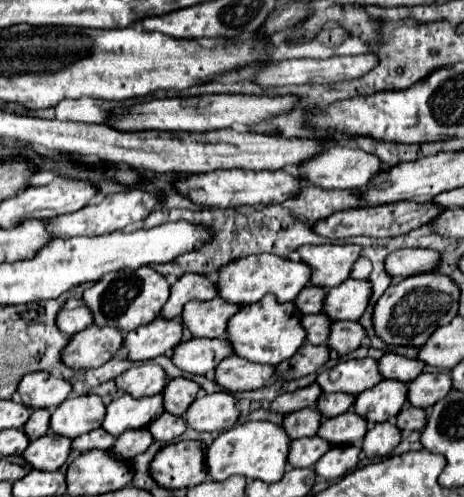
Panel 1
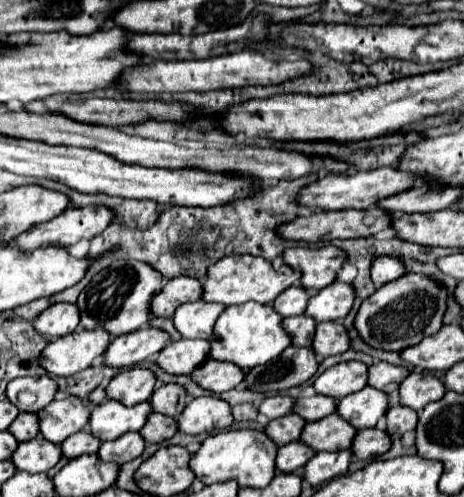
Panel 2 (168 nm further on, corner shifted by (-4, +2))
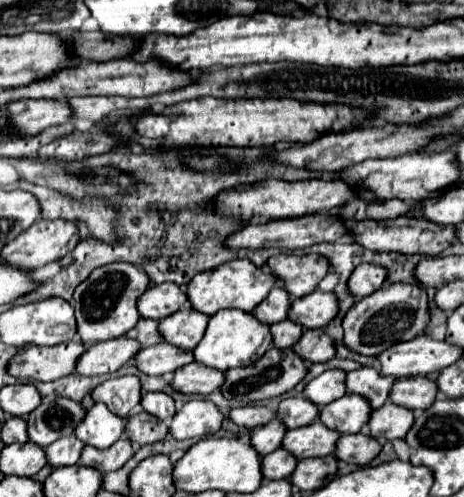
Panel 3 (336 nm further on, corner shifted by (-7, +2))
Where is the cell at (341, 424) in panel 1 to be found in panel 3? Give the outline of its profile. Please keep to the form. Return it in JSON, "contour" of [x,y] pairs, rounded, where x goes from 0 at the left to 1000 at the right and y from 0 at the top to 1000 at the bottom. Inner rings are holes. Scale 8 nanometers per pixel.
{"contour":[[[679,847],[670,855],[619,867],[610,883],[610,899],[644,924],[700,920],[700,915],[722,911],[731,879],[735,879],[731,867],[700,859],[692,847]]]}

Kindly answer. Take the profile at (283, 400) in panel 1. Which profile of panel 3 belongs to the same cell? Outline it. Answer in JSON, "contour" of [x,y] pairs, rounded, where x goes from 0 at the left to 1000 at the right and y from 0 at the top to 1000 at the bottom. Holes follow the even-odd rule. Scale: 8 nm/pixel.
{"contour":[[[524,815],[524,819],[506,819],[494,827],[494,839],[511,851],[511,855],[528,855],[528,859],[554,859],[567,851],[580,851],[593,839],[588,823],[575,823],[571,815]]]}

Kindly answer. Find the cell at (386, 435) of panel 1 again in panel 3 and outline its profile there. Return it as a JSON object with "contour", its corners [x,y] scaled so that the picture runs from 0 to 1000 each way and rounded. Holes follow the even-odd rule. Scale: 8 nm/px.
{"contour":[[[765,871],[765,875],[739,875],[731,883],[722,915],[744,932],[765,936],[791,936],[821,911],[821,891],[808,887],[800,875]]]}

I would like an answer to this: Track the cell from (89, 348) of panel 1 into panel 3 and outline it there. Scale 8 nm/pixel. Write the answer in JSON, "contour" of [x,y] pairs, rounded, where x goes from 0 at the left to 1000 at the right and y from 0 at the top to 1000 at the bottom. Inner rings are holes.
{"contour":[[[144,686],[114,698],[54,698],[19,730],[19,751],[54,767],[119,767],[162,751],[162,726],[188,698],[175,686]]]}

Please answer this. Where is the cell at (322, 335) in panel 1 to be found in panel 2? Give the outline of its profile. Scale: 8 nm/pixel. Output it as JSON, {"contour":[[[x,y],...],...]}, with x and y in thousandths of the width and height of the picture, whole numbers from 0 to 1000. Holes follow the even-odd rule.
{"contour":[[[655,634],[616,638],[616,642],[608,642],[608,658],[629,678],[634,698],[668,698],[672,694],[672,670],[677,670],[681,650],[668,638],[655,638]]]}

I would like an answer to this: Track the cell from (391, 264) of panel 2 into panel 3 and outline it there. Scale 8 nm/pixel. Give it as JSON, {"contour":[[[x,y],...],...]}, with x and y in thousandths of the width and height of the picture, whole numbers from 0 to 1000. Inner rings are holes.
{"contour":[[[778,529],[752,561],[752,586],[769,602],[778,602],[808,590],[830,569],[830,561],[834,561],[834,541],[825,541],[821,533]]]}

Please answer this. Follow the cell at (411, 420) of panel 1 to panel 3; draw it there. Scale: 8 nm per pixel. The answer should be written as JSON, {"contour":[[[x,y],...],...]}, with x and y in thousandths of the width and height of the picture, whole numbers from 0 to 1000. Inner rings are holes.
{"contour":[[[834,807],[825,819],[800,831],[800,843],[791,855],[795,855],[800,875],[825,891],[825,887],[847,887],[847,883],[869,883],[881,871],[890,847],[894,847],[890,827]]]}

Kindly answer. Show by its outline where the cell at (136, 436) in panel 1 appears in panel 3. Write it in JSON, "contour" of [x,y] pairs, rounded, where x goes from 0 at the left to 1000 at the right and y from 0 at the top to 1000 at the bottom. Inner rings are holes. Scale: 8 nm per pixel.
{"contour":[[[261,879],[248,895],[239,895],[239,903],[196,903],[188,895],[175,911],[170,936],[205,940],[218,952],[231,952],[231,948],[261,944],[287,915],[291,915],[287,891],[274,887],[274,879]]]}

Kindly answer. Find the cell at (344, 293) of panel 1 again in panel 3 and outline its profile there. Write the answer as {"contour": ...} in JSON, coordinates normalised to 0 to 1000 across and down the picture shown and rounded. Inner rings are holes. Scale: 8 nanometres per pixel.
{"contour":[[[675,586],[649,602],[636,602],[623,622],[623,642],[653,654],[657,662],[705,658],[731,630],[722,590]]]}

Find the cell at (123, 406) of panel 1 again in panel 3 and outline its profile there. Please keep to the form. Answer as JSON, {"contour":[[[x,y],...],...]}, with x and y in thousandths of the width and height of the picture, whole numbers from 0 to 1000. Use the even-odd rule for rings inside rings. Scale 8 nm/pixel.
{"contour":[[[205,811],[188,827],[183,847],[162,863],[162,875],[188,895],[226,903],[226,899],[239,899],[252,883],[261,883],[269,851],[274,843],[239,831],[231,815]]]}

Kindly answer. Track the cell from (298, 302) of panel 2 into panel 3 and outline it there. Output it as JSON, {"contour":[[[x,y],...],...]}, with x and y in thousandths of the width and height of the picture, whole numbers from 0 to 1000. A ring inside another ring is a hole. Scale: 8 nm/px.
{"contour":[[[597,573],[571,606],[563,606],[563,614],[550,618],[545,634],[567,646],[567,650],[597,650],[597,646],[610,646],[619,642],[619,622],[627,618],[627,594],[614,586],[610,573]]]}

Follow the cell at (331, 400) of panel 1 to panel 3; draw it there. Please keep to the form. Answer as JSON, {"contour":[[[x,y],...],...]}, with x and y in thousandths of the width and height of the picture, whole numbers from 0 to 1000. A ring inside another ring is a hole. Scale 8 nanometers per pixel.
{"contour":[[[623,799],[601,811],[597,839],[619,855],[619,863],[640,863],[683,847],[688,819],[679,819],[679,811],[662,807],[657,799]]]}

